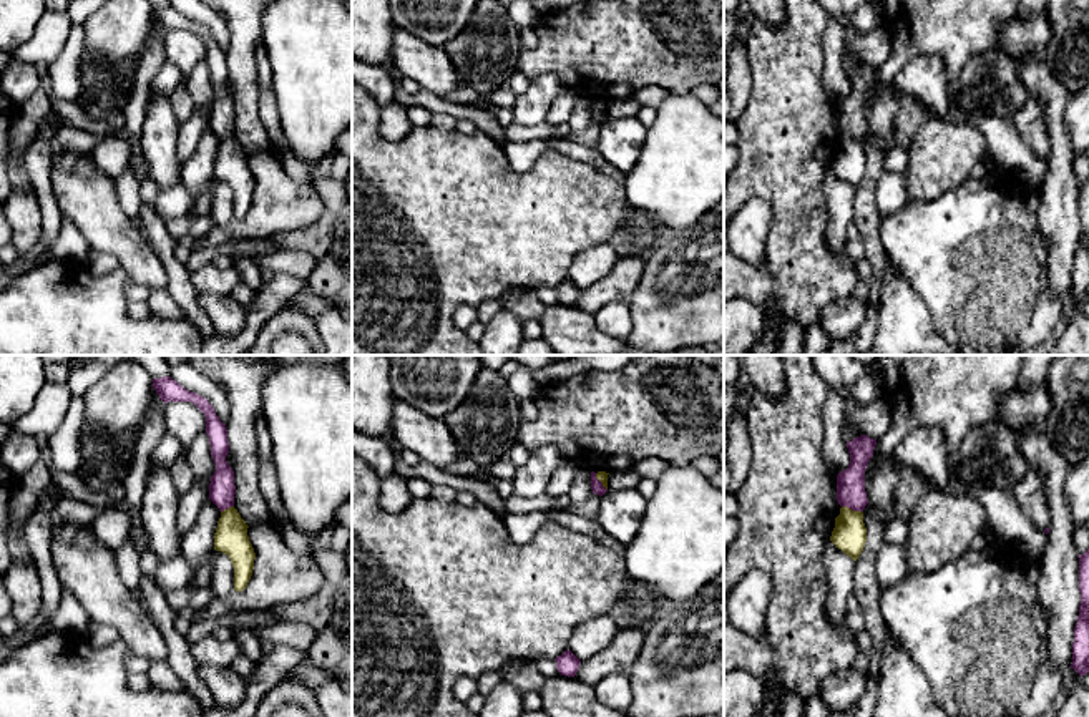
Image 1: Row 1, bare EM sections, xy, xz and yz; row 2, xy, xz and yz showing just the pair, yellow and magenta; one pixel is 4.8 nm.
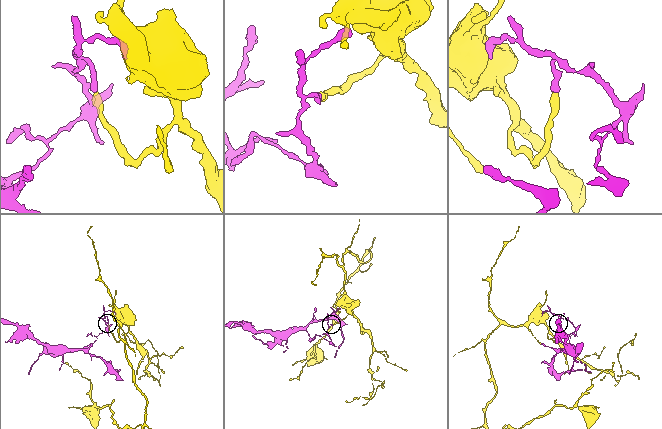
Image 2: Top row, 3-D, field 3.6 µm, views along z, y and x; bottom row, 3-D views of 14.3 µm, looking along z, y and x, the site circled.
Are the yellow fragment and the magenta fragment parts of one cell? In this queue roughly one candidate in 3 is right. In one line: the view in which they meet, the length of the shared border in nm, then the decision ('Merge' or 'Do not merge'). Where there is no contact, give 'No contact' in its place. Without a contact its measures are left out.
Touches yellow in yz. Shared border 100 nm. Do not merge

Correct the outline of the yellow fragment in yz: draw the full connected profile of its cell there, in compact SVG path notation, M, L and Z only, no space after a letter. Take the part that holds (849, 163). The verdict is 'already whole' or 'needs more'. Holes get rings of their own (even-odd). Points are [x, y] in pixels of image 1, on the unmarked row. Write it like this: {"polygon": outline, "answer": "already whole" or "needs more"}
{"polygon": "M842 134L840 143L835 146L835 156L830 169L835 176L842 178L847 184L857 189L867 171L863 141Z", "answer": "already whole"}

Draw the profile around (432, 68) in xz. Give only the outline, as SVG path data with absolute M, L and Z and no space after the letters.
M397 27L393 30L390 56L402 76L415 80L420 90L438 98L445 98L463 86L443 48L420 41L417 37Z

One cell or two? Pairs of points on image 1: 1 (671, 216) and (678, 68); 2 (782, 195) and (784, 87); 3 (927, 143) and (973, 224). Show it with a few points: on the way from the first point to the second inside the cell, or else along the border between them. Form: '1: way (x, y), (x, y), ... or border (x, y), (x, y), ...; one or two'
1: border (669, 92), (689, 93); two
2: way (782, 168), (779, 131), (784, 113); one
3: border (968, 176), (935, 198), (915, 201); two

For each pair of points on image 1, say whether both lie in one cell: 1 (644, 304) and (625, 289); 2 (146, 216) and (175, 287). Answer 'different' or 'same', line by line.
1: different
2: same

